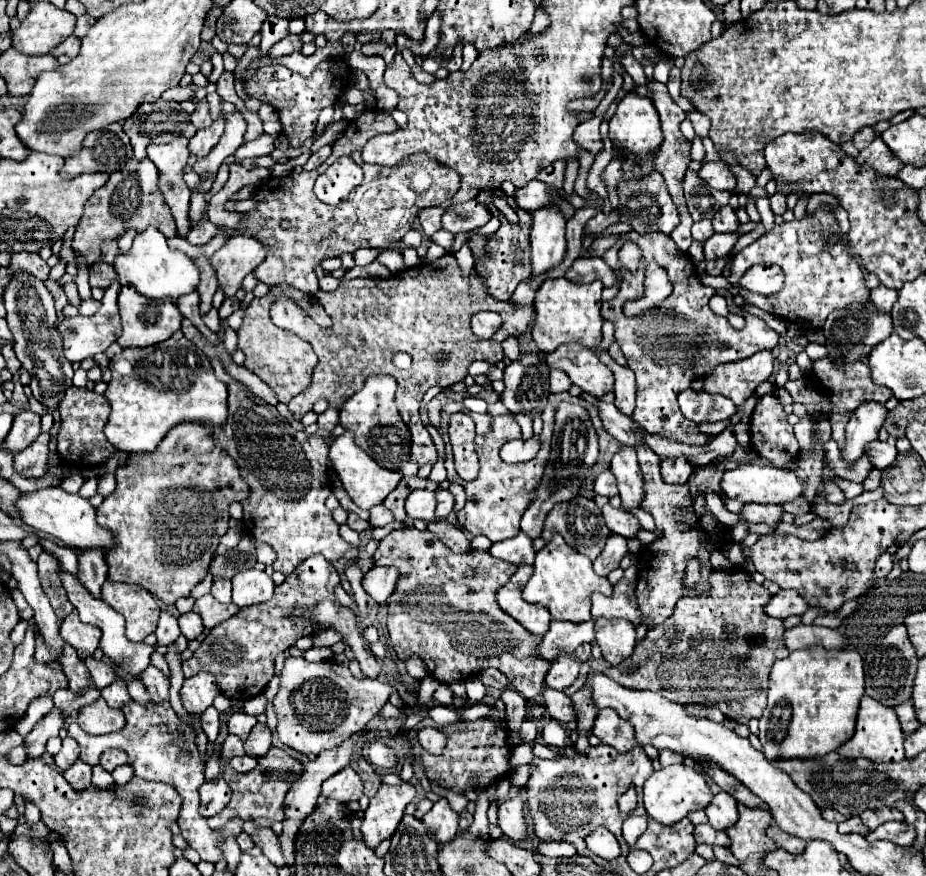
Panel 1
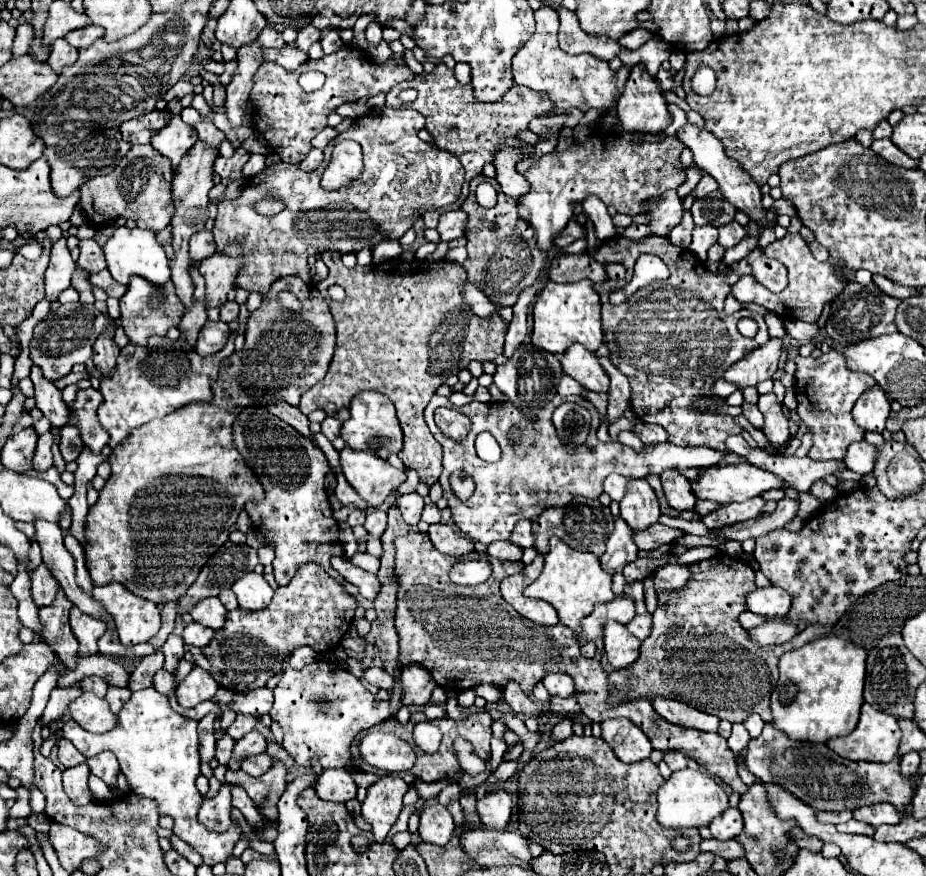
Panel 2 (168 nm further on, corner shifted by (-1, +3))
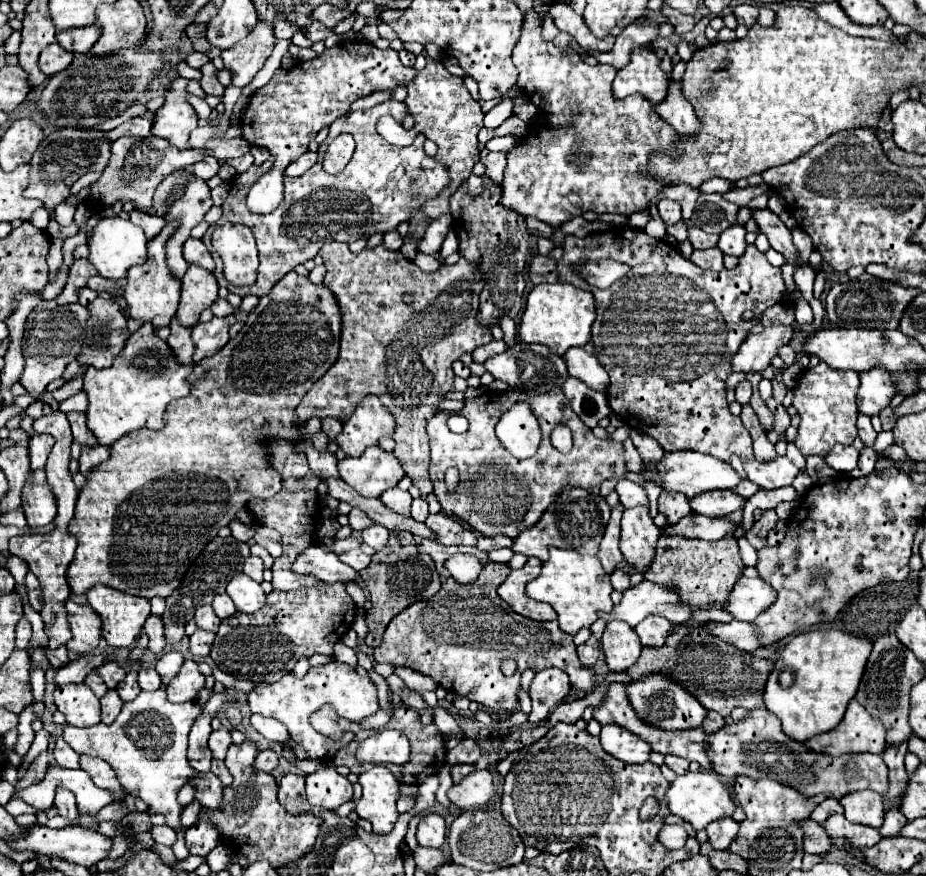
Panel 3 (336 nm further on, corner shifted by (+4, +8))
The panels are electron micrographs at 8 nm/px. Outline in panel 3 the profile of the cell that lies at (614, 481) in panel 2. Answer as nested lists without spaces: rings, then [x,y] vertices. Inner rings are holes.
[[[618,479],[616,483],[616,489],[614,489],[618,495],[620,495],[620,503],[624,507],[636,507],[636,505],[648,505],[648,497],[646,497],[646,491],[636,485],[634,481],[628,481],[628,479]]]

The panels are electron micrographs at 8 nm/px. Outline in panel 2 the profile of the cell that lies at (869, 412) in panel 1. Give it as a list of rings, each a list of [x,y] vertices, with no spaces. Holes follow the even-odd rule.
[[[873,386],[857,400],[853,408],[853,418],[863,430],[883,432],[889,412],[891,412],[891,402],[887,394],[879,386]]]

